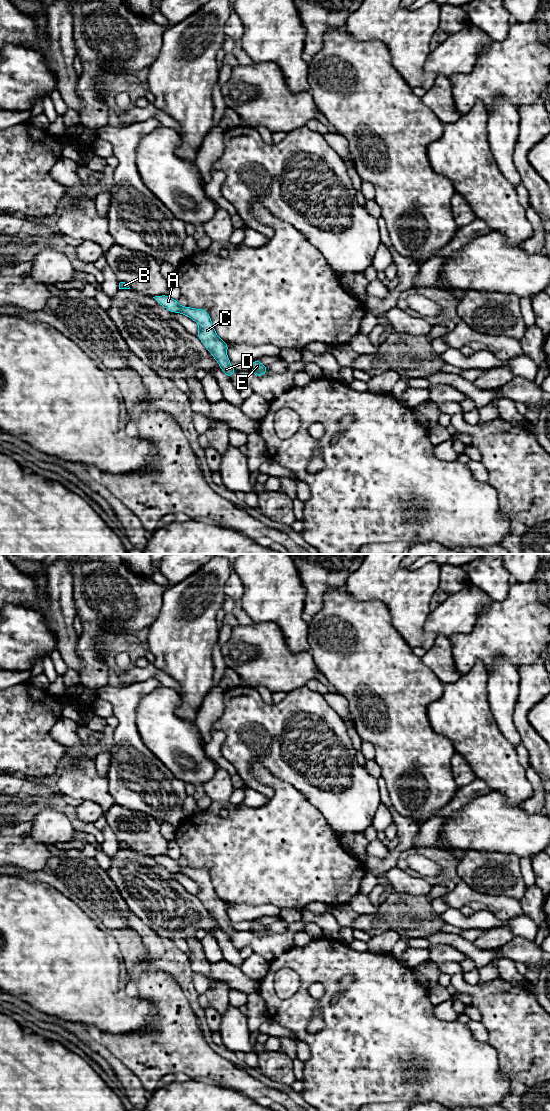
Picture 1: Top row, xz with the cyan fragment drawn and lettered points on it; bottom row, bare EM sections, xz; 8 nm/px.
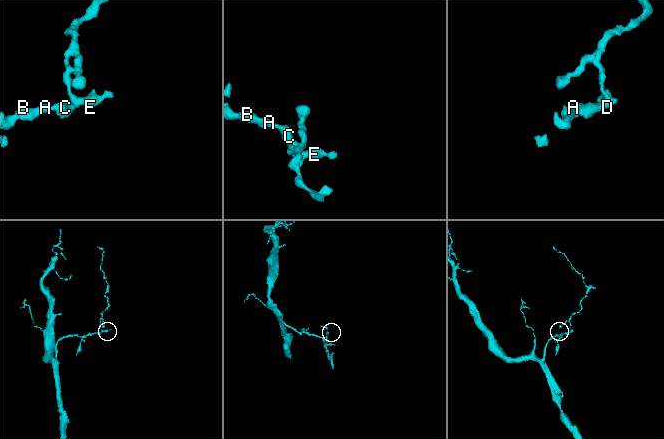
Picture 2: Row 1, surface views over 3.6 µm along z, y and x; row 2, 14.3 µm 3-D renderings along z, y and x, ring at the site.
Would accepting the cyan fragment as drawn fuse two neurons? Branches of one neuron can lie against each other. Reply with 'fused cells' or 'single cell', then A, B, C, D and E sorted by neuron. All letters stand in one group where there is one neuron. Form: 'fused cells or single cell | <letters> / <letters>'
single cell | A B C D E

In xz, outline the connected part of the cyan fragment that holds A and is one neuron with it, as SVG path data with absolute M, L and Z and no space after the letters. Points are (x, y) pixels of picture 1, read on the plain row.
M167 855L155 856L153 858L168 871L184 874L199 885L199 892L196 896L218 922L220 929L231 939L236 929L232 927L227 917L229 904L221 900L215 892L208 872L205 869L195 869L187 866L182 867L177 860Z

